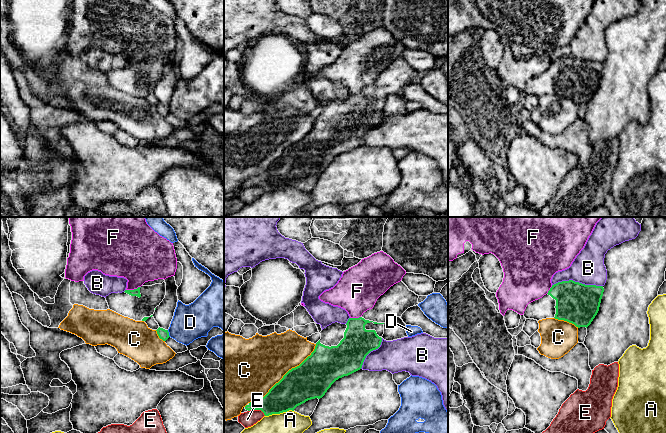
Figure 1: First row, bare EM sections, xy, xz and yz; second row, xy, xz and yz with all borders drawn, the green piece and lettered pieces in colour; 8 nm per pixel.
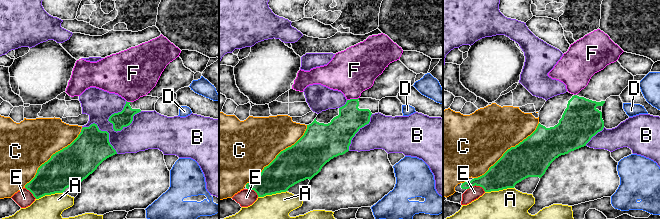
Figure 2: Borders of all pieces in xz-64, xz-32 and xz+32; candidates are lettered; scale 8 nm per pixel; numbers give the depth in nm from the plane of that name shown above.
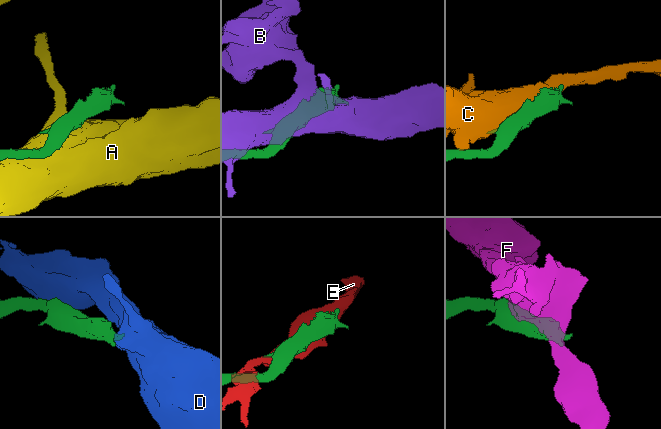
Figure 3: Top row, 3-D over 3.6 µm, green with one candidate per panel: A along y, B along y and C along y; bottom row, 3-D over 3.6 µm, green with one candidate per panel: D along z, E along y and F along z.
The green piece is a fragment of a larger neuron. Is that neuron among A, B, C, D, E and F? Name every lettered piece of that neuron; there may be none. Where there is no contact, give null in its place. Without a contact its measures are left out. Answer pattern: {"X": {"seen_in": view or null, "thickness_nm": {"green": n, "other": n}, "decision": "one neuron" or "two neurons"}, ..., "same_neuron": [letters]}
{"A": {"seen_in": "xz", "thickness_nm": {"green": 280, "other": 420}, "decision": "two neurons"}, "B": {"seen_in": "yz", "thickness_nm": {"green": 320, "other": 260}, "decision": "two neurons"}, "C": {"seen_in": "xz", "thickness_nm": {"green": 300, "other": 440}, "decision": "two neurons"}, "D": {"seen_in": "xy", "thickness_nm": {"green": 90, "other": 280}, "decision": "two neurons"}, "E": {"seen_in": "xz", "thickness_nm": {"green": 240, "other": 120}, "decision": "two neurons"}, "F": {"seen_in": "xy", "thickness_nm": {"green": 60, "other": 380}, "decision": "two neurons"}, "same_neuron": []}

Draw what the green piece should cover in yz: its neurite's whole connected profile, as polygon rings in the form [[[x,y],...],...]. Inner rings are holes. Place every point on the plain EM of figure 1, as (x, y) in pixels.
[[[558,58],[542,74],[529,79],[523,91],[537,97],[555,94],[587,104],[599,87],[603,68],[603,62]]]

